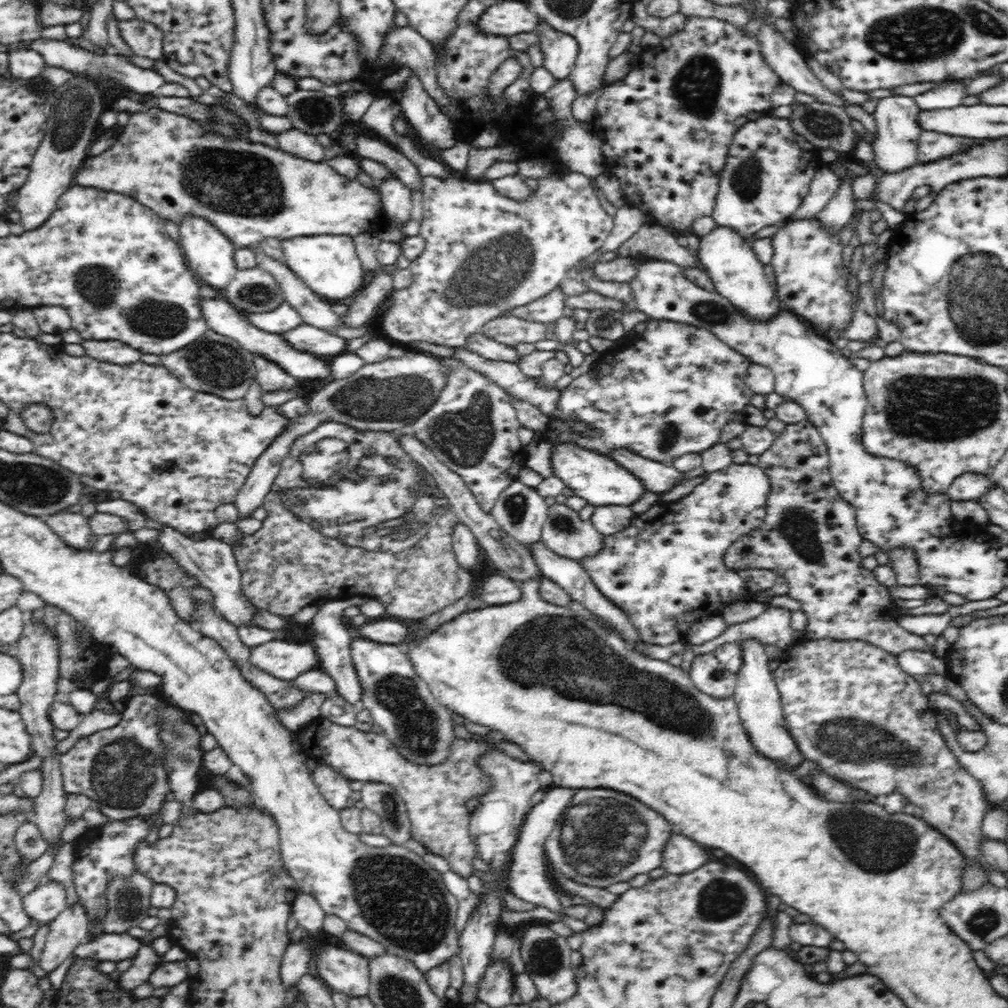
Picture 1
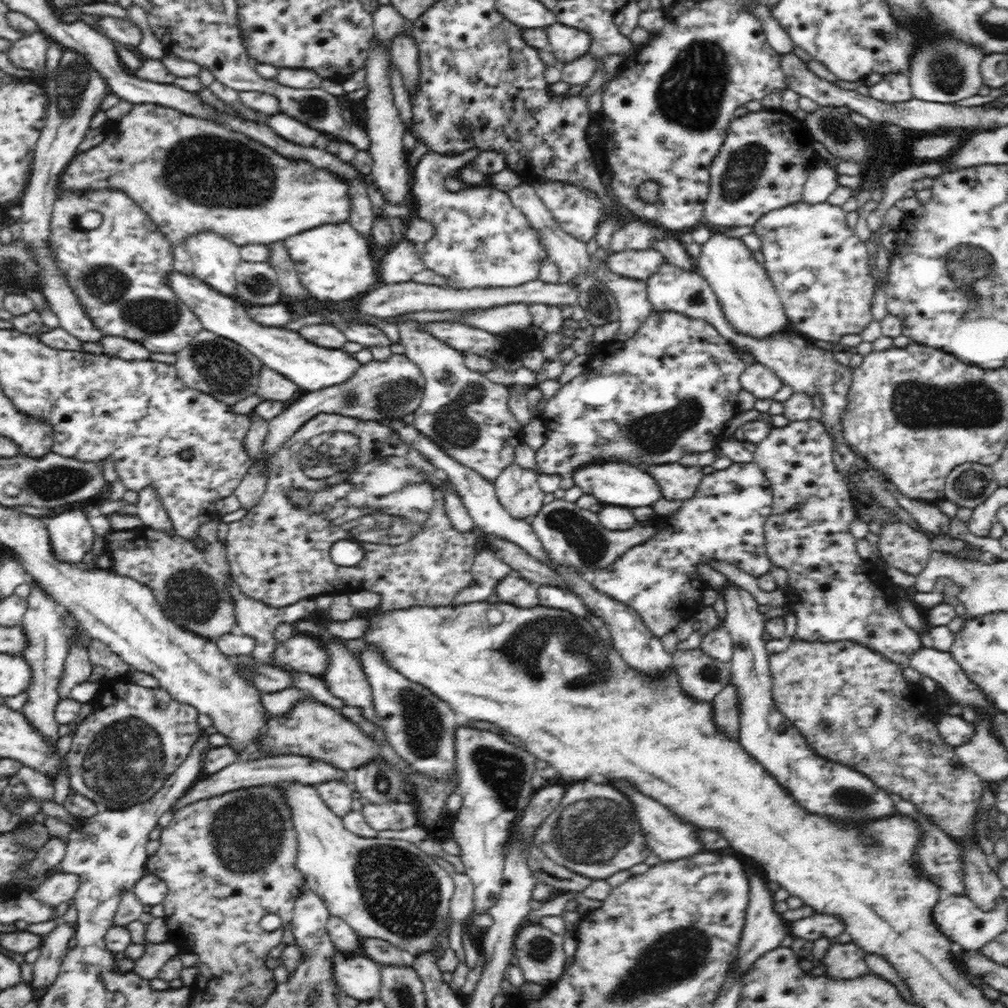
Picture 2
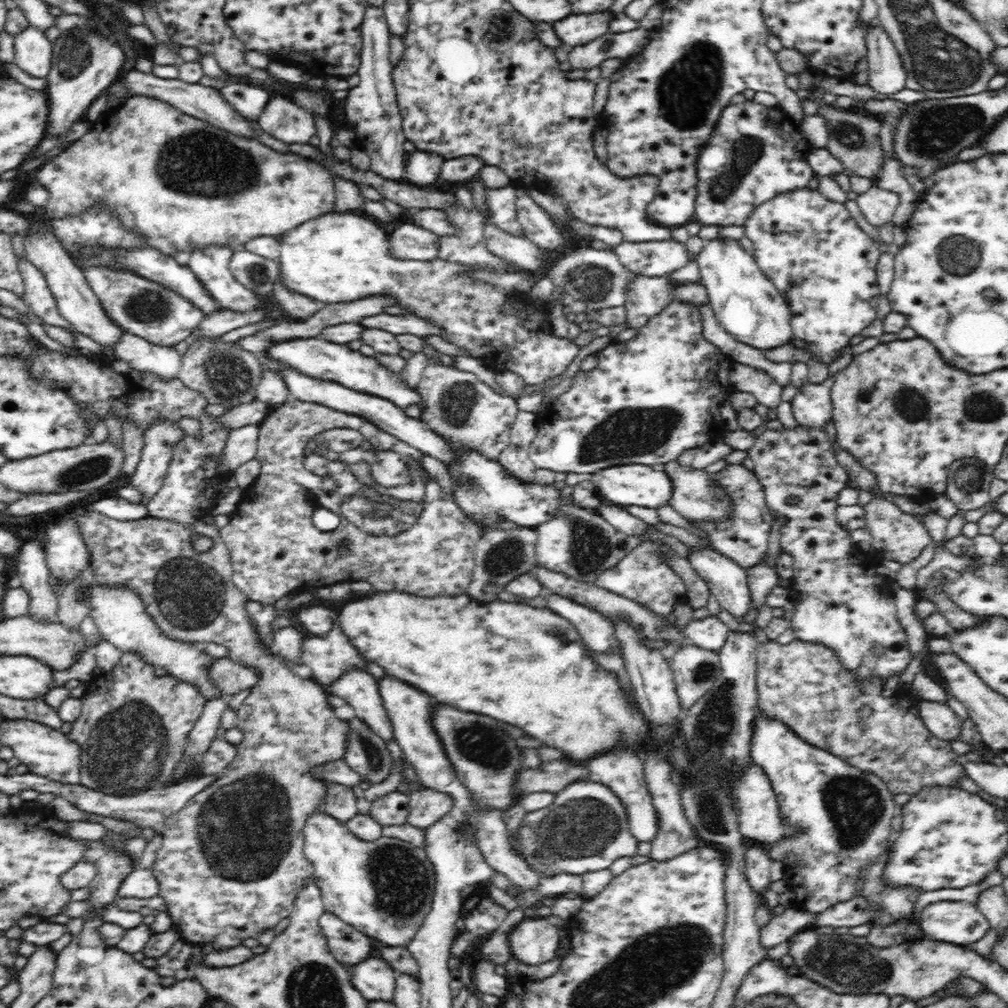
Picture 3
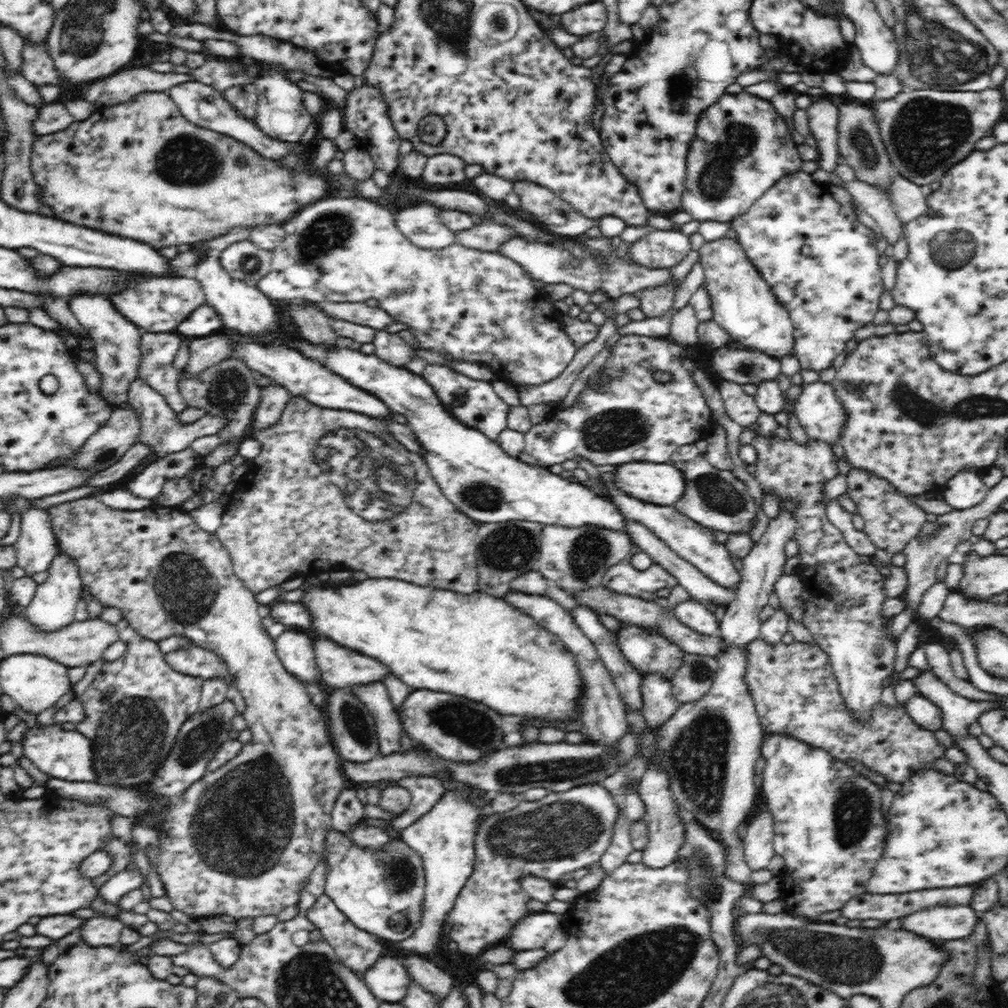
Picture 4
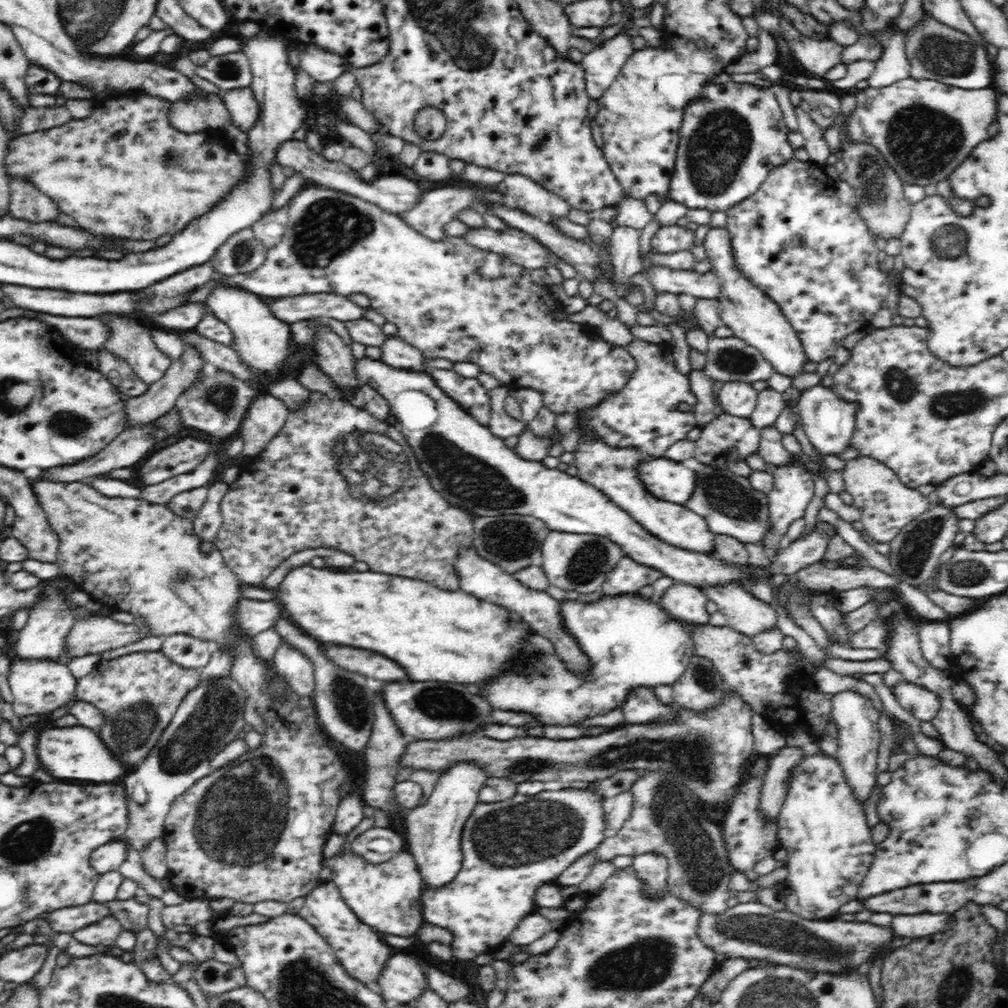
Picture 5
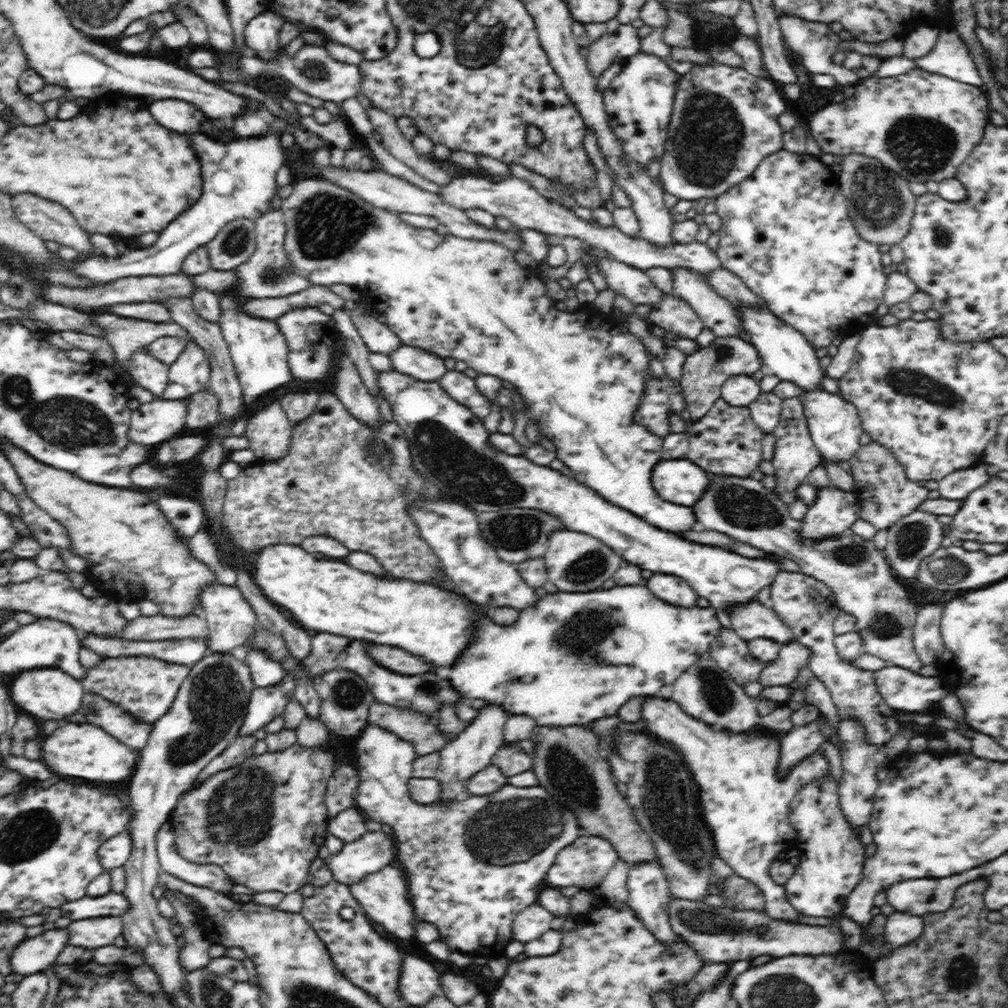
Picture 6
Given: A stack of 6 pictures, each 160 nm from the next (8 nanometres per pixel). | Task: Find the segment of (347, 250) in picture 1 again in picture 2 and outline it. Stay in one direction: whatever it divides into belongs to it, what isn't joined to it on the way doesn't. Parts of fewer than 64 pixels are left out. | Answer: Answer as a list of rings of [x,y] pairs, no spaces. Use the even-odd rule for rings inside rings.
[[[338,222],[338,224],[318,226],[318,228],[312,228],[308,232],[298,234],[298,236],[290,236],[290,238],[282,240],[282,244],[290,254],[294,268],[298,272],[298,278],[302,280],[303,288],[318,300],[332,300],[332,302],[352,301],[358,295],[368,293],[377,286],[382,285],[379,278],[378,262],[372,259],[370,239],[364,239],[360,233],[352,228],[349,222],[346,222],[346,224]]]

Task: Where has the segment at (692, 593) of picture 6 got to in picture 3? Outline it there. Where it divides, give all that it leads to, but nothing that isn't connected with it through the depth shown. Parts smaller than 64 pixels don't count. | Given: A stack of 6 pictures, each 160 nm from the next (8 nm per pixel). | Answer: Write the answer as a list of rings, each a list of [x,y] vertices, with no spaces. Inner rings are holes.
[[[710,616],[704,620],[692,619],[684,633],[690,644],[717,653],[726,642],[729,629],[717,617]]]

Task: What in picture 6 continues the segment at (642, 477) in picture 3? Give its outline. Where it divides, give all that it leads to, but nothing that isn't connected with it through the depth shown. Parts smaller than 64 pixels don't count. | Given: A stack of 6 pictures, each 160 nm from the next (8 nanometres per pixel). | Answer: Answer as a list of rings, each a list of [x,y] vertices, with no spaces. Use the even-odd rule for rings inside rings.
[[[688,458],[660,460],[652,484],[660,498],[680,506],[694,506],[710,486],[710,474]]]

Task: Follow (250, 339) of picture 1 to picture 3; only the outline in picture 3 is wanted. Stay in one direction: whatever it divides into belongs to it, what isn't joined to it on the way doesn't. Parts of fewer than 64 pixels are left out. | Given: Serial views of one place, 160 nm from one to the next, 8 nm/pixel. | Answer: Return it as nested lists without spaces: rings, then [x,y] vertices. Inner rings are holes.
[[[82,246],[78,250],[78,258],[74,258],[73,260],[78,261],[78,266],[82,265],[82,267],[102,265],[110,267],[110,269],[130,269],[130,271],[137,275],[177,292],[180,296],[183,296],[194,304],[194,306],[197,306],[204,316],[208,316],[208,314],[212,314],[216,310],[224,309],[204,289],[204,286],[188,265],[180,265],[176,263],[174,256],[164,254],[150,246],[139,248],[105,248],[105,246],[94,246],[94,248],[91,248],[91,246]],[[320,337],[299,338],[282,342],[277,342],[269,346],[265,352],[269,358],[281,362],[286,368],[291,368],[300,374],[313,376],[320,380],[334,381],[342,386],[351,388],[370,395],[376,395],[386,400],[392,401],[403,410],[412,404],[421,401],[416,388],[410,388],[400,377],[399,373],[388,370],[382,366],[375,357],[368,357],[360,352],[352,352],[346,346],[330,344]]]

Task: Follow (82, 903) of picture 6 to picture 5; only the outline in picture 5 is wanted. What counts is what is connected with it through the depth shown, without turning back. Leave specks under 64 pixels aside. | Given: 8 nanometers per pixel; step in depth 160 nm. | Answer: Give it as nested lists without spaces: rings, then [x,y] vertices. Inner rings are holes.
[[[94,900],[82,906],[72,906],[48,913],[47,921],[55,932],[73,933],[78,928],[90,926],[109,915],[107,903]]]

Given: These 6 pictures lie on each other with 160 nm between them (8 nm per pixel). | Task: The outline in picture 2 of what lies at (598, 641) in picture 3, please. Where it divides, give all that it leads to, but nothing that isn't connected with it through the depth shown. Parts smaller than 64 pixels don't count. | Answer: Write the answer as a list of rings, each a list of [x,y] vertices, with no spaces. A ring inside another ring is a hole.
[[[537,584],[539,604],[548,608],[564,609],[579,618],[587,619],[593,613],[570,590],[554,585]]]

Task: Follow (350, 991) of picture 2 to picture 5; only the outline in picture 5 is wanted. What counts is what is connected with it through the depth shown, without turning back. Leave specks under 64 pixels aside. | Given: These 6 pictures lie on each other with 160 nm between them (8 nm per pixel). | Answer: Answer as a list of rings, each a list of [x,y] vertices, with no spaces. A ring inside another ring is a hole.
[[[398,954],[386,962],[377,980],[376,990],[385,1001],[396,1000],[402,1005],[412,1004],[428,987],[423,964],[410,956]]]

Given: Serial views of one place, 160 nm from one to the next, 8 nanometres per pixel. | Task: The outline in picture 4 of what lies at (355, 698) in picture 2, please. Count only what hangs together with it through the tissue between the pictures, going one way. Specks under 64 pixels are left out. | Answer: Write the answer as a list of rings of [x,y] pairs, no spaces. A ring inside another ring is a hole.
[[[382,681],[369,682],[353,688],[355,694],[373,714],[380,754],[398,753],[401,743],[402,725],[398,712],[394,709],[390,695]]]

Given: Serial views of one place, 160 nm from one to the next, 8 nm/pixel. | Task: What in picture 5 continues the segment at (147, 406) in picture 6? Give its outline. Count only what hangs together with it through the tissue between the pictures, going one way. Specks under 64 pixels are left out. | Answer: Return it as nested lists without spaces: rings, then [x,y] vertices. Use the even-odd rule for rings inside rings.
[[[154,420],[148,422],[148,424],[136,424],[136,426],[130,426],[130,428],[122,431],[112,442],[110,442],[110,444],[108,444],[108,446],[105,446],[98,452],[98,454],[71,465],[54,467],[46,469],[45,471],[43,470],[39,477],[46,479],[46,481],[56,481],[58,483],[85,483],[88,478],[98,476],[98,474],[106,474],[115,468],[137,466],[146,458],[148,450],[153,448],[154,444],[158,441],[155,440],[155,436],[153,436],[154,433]]]

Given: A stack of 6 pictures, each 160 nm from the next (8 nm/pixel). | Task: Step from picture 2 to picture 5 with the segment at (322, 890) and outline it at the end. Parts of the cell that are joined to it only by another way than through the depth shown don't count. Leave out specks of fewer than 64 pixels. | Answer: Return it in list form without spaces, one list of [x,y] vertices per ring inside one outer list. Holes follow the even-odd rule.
[[[406,849],[390,860],[372,864],[352,851],[328,858],[324,862],[332,871],[331,881],[339,888],[341,899],[350,910],[375,931],[404,938],[415,936],[422,926],[421,874],[416,861]]]

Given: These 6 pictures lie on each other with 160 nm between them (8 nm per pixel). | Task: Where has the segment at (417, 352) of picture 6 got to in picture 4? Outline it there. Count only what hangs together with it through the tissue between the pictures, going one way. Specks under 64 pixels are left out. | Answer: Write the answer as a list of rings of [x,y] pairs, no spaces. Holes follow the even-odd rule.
[[[377,330],[373,338],[374,354],[391,365],[402,367],[414,358],[416,349],[406,343],[398,333]]]

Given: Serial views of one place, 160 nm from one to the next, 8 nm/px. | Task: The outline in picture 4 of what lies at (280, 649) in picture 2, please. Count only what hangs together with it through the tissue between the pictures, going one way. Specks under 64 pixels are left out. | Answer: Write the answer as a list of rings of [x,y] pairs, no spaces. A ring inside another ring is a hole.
[[[328,637],[313,644],[319,678],[334,688],[382,681],[391,670],[379,660],[351,651]]]

